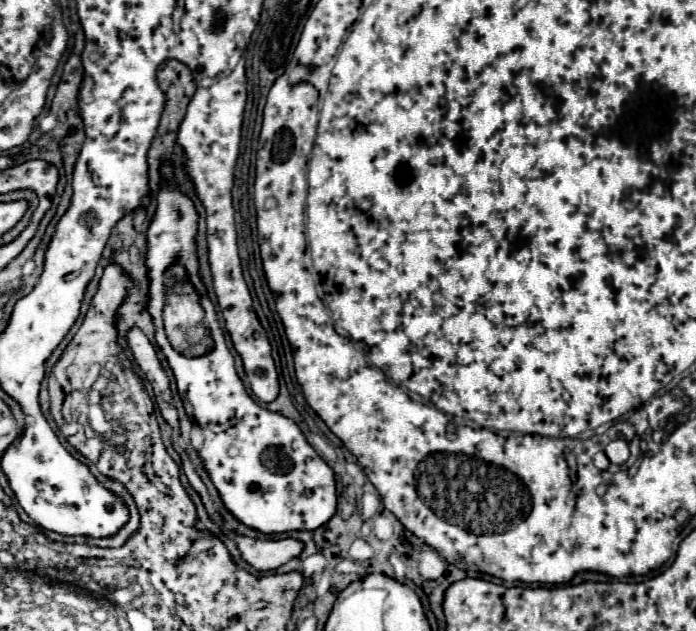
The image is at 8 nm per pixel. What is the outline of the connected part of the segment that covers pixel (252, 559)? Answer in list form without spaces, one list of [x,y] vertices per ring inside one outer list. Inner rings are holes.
[[[229,531],[229,537],[237,543],[243,559],[257,571],[271,571],[285,565],[289,559],[303,551],[303,543],[297,539],[253,539]]]

